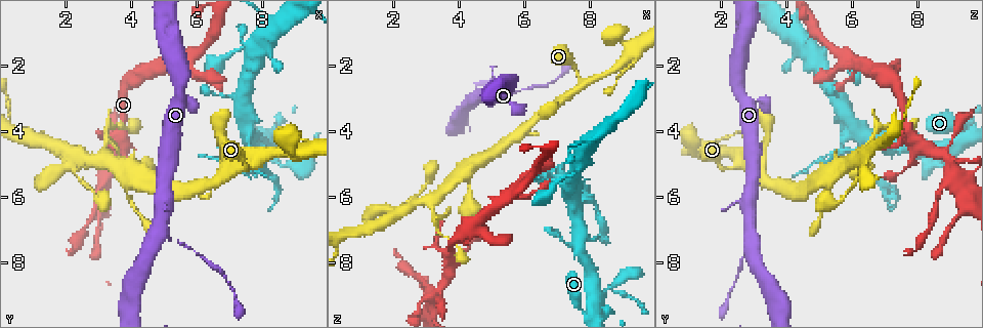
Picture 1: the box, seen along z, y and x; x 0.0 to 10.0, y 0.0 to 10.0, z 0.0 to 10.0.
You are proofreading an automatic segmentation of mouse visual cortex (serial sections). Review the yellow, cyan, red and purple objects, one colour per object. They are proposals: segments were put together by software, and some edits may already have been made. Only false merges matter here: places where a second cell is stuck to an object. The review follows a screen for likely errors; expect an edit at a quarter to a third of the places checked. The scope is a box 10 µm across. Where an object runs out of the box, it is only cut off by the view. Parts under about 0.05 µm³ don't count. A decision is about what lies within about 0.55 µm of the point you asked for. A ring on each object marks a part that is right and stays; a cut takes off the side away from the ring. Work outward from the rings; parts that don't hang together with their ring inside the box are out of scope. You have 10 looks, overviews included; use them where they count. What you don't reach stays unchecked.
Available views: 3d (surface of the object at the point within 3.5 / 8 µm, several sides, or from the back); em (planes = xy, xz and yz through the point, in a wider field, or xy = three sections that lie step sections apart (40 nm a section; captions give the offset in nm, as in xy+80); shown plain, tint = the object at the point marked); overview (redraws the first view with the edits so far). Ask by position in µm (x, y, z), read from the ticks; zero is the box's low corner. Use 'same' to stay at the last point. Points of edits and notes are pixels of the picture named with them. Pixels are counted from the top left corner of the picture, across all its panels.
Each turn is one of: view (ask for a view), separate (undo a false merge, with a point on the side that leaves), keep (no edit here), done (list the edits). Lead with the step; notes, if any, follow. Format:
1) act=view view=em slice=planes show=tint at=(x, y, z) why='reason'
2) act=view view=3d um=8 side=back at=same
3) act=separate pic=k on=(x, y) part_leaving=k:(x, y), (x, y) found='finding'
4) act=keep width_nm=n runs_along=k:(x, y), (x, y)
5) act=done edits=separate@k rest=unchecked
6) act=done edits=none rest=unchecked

act=view view=3d um=3.5 at=(5.65, 1.90, 5.95) why='three arms meet'

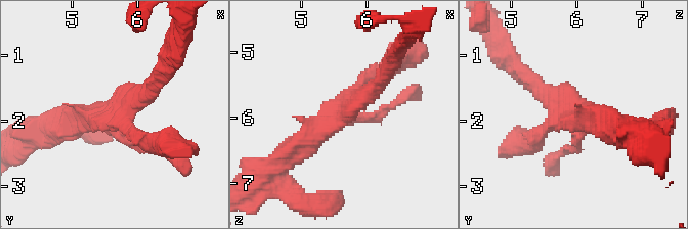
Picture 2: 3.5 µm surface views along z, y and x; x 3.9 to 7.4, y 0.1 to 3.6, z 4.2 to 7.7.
act=view view=em slice=xy step=1 show=tint at=(5.60, 1.90, 5.95) why='need the tissue'

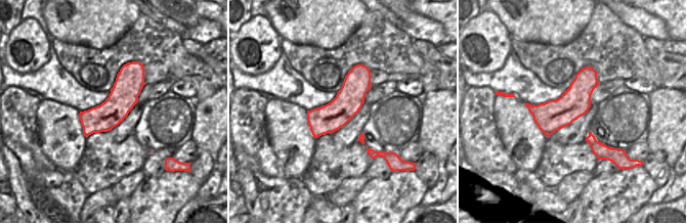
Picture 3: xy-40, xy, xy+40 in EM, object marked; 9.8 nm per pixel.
act=keep runs_along=2:(283, 157), (372, 90), (384, 74) found='all the same cell'

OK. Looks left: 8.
act=view view=3d um=8 at=(4.95, 7.05, 2.85) why='thin arm on a thick one'

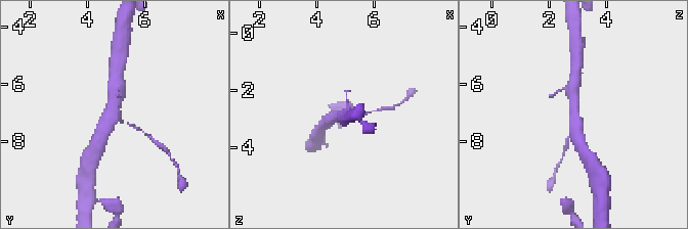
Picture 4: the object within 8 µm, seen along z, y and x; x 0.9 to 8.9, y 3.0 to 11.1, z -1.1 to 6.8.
act=view view=em slice=planes show=tint at=same arms=3 arm_widths_nm=100,400,450

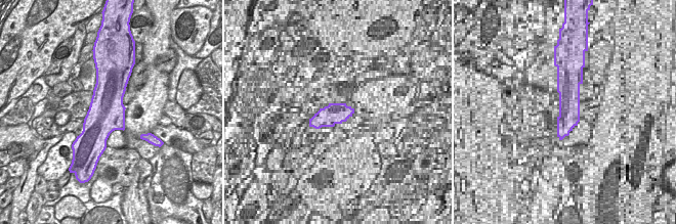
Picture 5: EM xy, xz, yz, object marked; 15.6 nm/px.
act=keep runs_along=4:(116, 83), (115, 115), (99, 140) found='all the same cell'

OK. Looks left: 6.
act=view view=em slice=xy step=3 show=tint at=(7.75, 5.00, 2.55) why='abrupt turn'

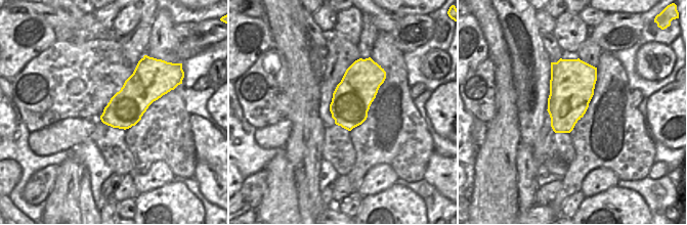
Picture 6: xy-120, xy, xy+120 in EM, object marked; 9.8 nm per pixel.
act=view view=3d um=3.5 at=same why='see where the arms go'

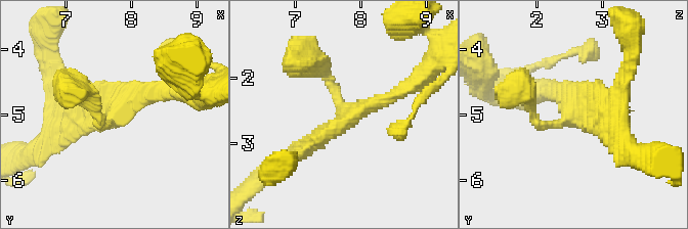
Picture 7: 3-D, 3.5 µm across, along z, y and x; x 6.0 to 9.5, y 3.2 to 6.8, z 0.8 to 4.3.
act=keep runs_along=7:(318, 72), (347, 116), (297, 152) found='continuous, no second cell'

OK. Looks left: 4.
act=view view=3d um=8 at=(3.30, 3.90, 6.90) why='abrupt turn'

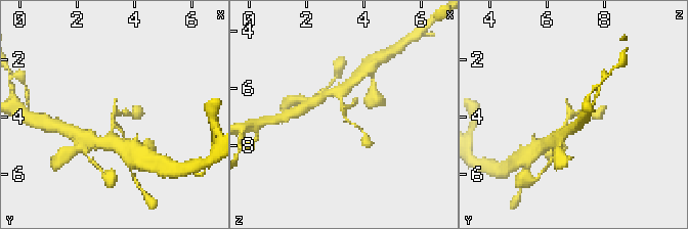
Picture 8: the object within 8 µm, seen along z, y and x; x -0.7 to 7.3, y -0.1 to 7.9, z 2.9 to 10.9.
act=view view=3d um=3.5 at=same

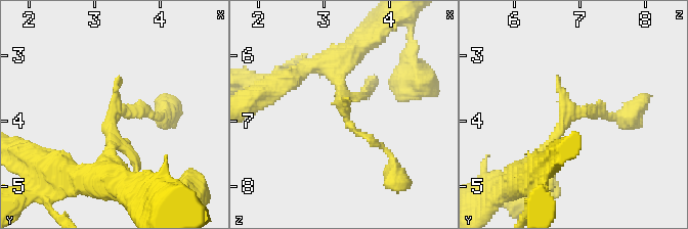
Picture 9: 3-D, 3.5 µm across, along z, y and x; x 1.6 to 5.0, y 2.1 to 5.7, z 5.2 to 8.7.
act=view view=em slice=xy step=1 show=tint at=(3.30, 3.90, 6.95)

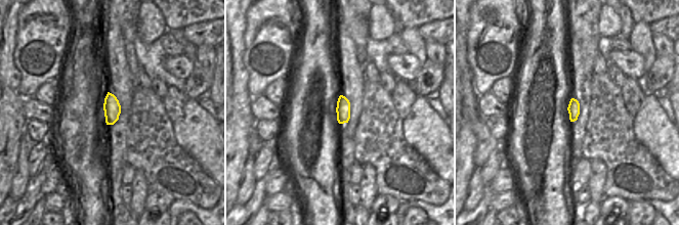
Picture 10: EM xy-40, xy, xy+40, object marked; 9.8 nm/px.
act=keep runs_along=9:(337, 73), (349, 125), (387, 150), (393, 164) found='continuous, no second cell'

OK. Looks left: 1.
act=done edits=none rest=unchecked

